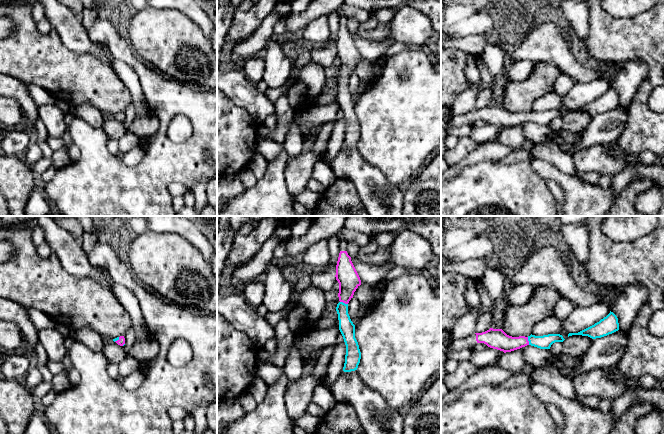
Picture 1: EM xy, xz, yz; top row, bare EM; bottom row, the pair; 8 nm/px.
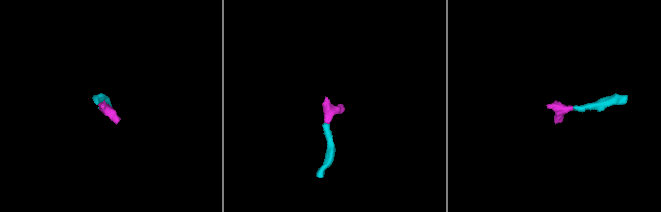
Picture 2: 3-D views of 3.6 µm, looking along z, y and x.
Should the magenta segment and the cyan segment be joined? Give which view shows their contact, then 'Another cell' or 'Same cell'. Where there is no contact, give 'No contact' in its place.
Touches magenta in xz. Same cell

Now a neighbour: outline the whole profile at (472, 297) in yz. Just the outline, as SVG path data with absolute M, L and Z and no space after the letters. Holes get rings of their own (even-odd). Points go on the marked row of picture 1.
M466 277L467 283L465 288L465 298L468 303L469 311L480 308L481 299L476 290L476 280Z

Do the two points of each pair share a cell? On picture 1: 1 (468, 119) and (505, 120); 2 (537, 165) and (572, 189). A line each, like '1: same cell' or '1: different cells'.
1: same cell
2: same cell

